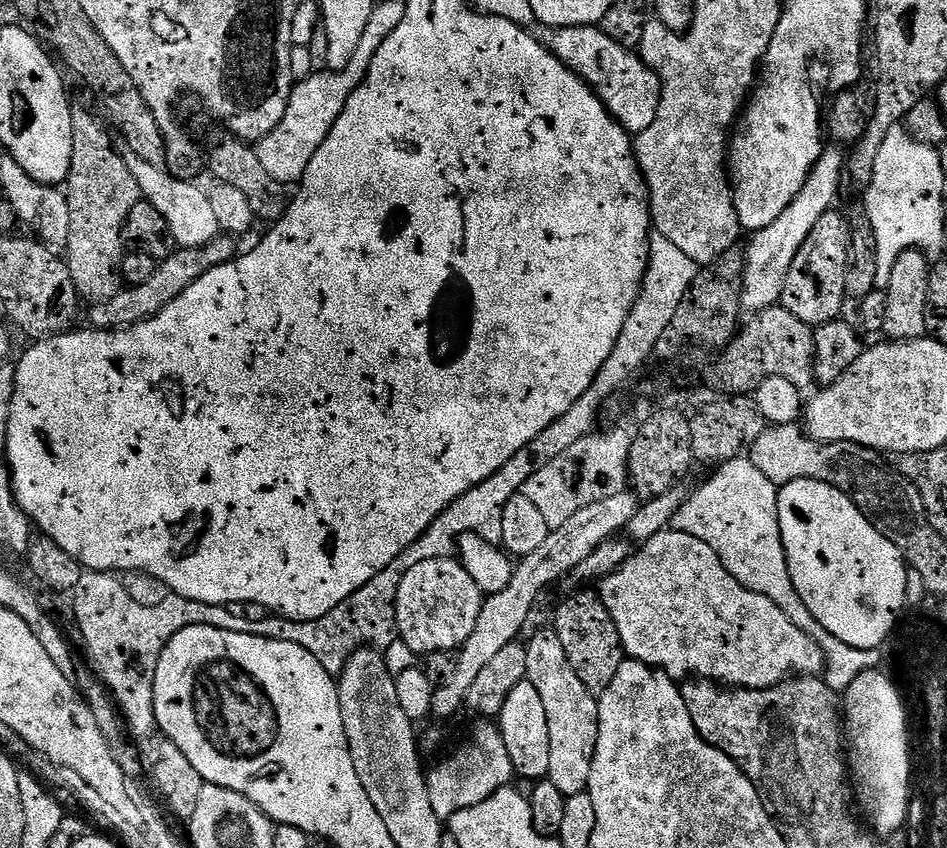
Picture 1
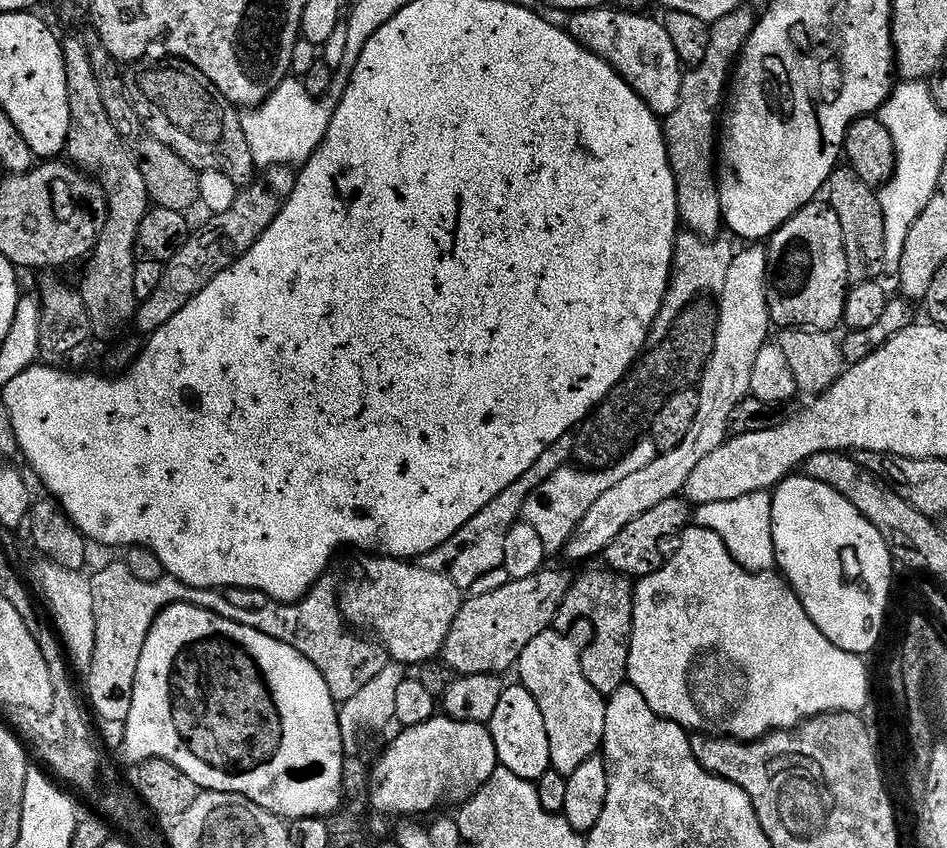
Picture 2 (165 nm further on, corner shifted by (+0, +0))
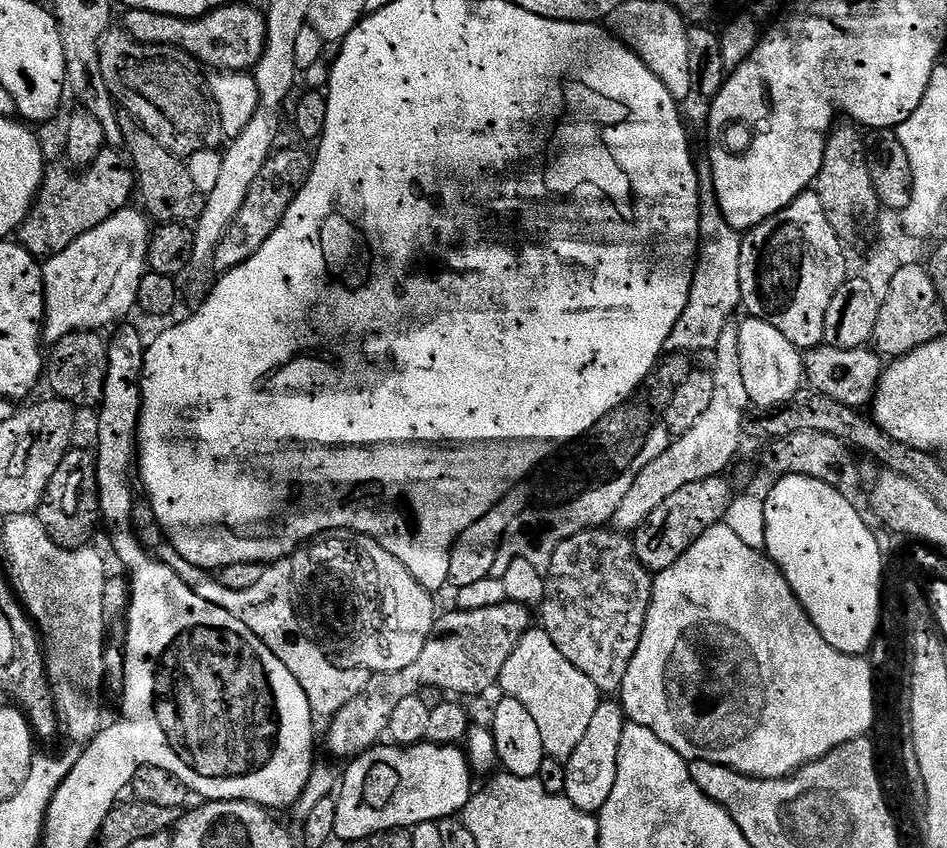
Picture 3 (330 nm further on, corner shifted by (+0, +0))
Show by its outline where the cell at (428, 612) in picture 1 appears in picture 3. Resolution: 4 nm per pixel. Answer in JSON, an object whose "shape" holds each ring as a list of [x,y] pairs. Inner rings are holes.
{"shape":[[[354,532],[325,535],[315,542],[300,545],[290,555],[267,565],[264,572],[266,573],[266,604],[260,604],[260,635],[257,637],[266,646],[266,650],[270,650],[274,658],[278,658],[278,662],[282,662],[282,666],[286,666],[286,670],[290,670],[290,674],[298,678],[298,686],[302,686],[302,690],[306,692],[306,698],[317,717],[335,716],[338,710],[342,710],[342,706],[346,706],[346,702],[350,702],[350,698],[354,698],[354,692],[350,692],[350,680],[344,678],[344,670],[365,668],[370,674],[403,670],[406,666],[410,666],[410,662],[418,659],[418,654],[422,654],[422,646],[426,646],[426,642],[431,638],[438,619],[436,604],[432,601],[435,600],[433,593],[425,590],[416,581],[414,574],[410,574],[410,570],[406,570],[406,566],[402,566],[402,562],[394,558],[394,554],[390,554],[380,543],[369,536],[358,536]],[[335,628],[337,634],[340,635],[340,640],[332,641],[332,636],[328,632],[334,631]]]}

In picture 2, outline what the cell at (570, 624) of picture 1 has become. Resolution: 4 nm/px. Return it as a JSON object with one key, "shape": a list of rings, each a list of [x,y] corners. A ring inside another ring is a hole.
{"shape":[[[600,568],[593,572],[584,572],[577,580],[573,579],[569,583],[566,598],[556,611],[554,628],[561,634],[568,634],[575,624],[580,624],[583,620],[592,627],[592,637],[589,638],[588,645],[583,645],[580,654],[580,665],[582,674],[586,674],[586,682],[590,682],[594,690],[607,698],[613,696],[628,679],[634,588],[617,572]]]}

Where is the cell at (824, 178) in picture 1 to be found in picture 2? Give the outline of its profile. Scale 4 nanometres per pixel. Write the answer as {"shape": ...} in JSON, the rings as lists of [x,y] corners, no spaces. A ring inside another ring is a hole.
{"shape":[[[748,246],[745,252],[737,251],[730,262],[730,270],[726,274],[726,286],[718,293],[718,315],[716,318],[716,341],[714,350],[707,367],[707,380],[704,382],[702,402],[698,402],[698,414],[694,418],[694,426],[690,426],[690,434],[682,438],[682,442],[674,450],[660,452],[643,470],[628,475],[623,482],[618,482],[618,486],[613,486],[611,490],[606,490],[590,510],[586,510],[586,518],[578,522],[570,542],[564,547],[563,555],[569,556],[572,560],[588,560],[591,556],[603,557],[604,551],[612,545],[614,538],[634,522],[634,518],[642,518],[646,510],[654,510],[658,502],[677,499],[683,493],[686,482],[690,474],[698,467],[698,462],[702,458],[714,454],[718,446],[722,446],[724,441],[729,439],[732,415],[738,406],[738,402],[749,399],[752,391],[750,374],[754,374],[754,358],[758,358],[758,350],[762,350],[764,345],[769,343],[768,328],[773,327],[772,319],[768,313],[768,299],[766,290],[768,289],[768,253],[763,247]]]}

